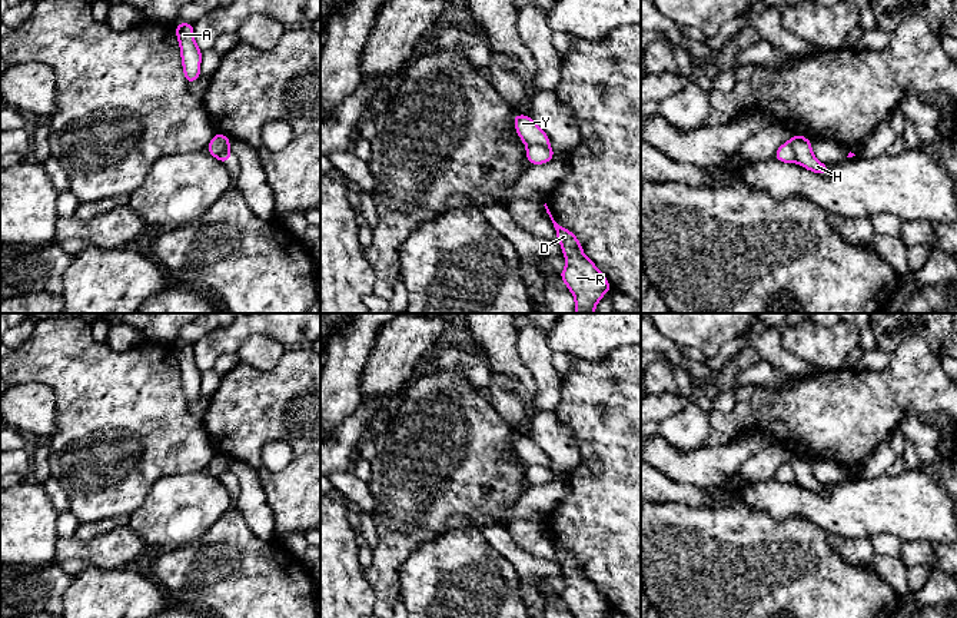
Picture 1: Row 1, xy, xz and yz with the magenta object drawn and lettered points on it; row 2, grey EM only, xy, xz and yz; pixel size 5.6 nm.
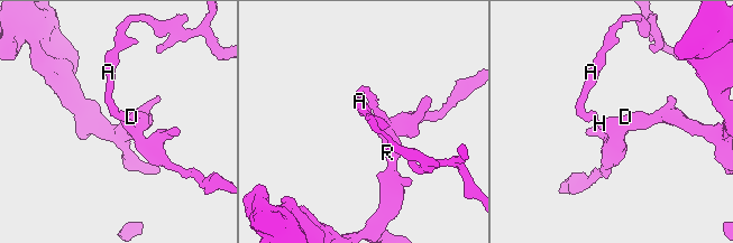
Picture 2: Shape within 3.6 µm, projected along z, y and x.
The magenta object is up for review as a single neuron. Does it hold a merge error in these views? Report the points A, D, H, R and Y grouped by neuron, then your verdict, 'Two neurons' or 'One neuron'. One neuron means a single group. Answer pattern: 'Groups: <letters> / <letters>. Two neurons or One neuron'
Groups: A Y / D H R. Two neurons

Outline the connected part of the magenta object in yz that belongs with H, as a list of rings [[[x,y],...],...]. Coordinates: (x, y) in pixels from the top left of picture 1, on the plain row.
[[[794,453],[790,461],[790,465],[794,469],[798,485],[801,485],[807,491],[815,492],[818,495],[828,494],[828,485],[824,485],[815,479],[813,469],[811,469],[810,459]]]

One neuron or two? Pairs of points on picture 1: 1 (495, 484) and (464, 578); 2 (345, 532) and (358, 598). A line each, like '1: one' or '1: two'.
1: two
2: one

